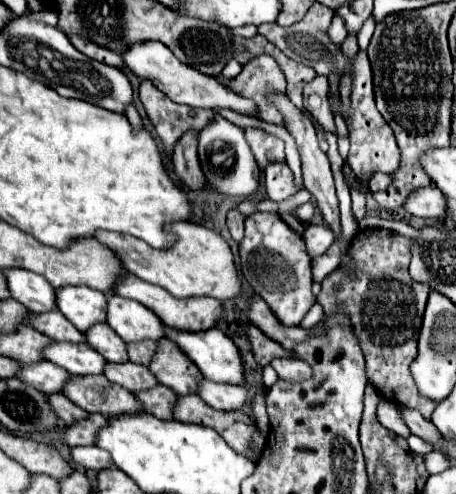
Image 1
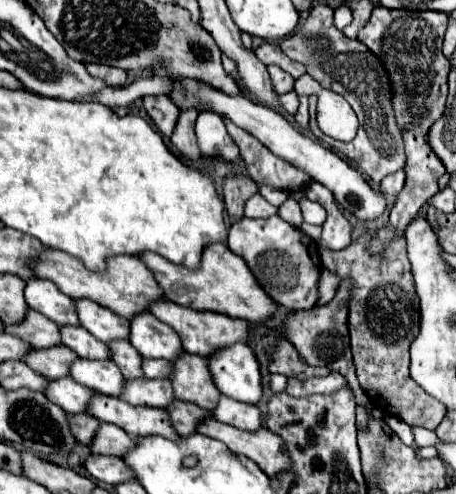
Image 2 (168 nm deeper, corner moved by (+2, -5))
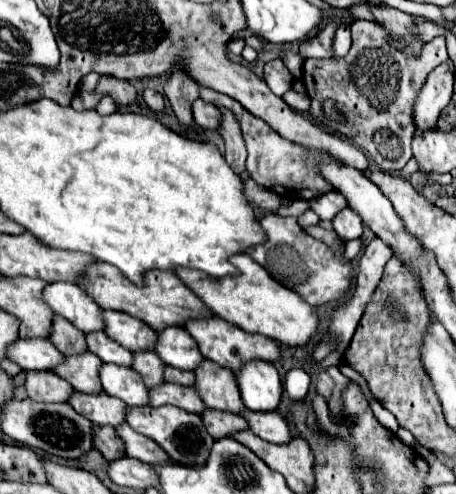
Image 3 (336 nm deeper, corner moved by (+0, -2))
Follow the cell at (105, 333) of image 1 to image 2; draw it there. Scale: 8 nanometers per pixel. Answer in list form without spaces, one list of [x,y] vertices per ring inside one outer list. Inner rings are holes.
[[[114,339],[108,345],[108,349],[110,349],[110,359],[120,367],[120,371],[126,379],[144,377],[142,369],[140,369],[142,355],[126,339]]]

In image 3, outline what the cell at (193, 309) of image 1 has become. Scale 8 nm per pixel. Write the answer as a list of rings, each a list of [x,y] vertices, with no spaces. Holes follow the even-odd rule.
[[[208,318],[208,320],[192,320],[190,324],[184,326],[190,336],[198,342],[200,346],[200,352],[204,358],[232,370],[232,372],[238,372],[246,362],[252,362],[252,360],[264,360],[264,362],[276,362],[280,360],[280,346],[270,340],[270,338],[264,338],[260,334],[248,334],[228,322],[224,322],[222,318]]]

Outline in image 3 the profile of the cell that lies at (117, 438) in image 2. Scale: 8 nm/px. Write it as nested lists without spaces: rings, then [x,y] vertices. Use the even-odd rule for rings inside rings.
[[[122,424],[116,428],[116,434],[124,440],[126,444],[126,454],[136,458],[136,460],[142,460],[146,464],[166,464],[170,458],[168,454],[150,438],[134,432],[128,424]]]

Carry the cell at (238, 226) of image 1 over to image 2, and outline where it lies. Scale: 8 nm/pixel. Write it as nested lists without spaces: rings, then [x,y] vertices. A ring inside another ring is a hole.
[[[242,175],[226,177],[226,181],[224,181],[224,203],[226,203],[228,215],[234,219],[242,219],[244,203],[254,193],[258,193],[258,189],[250,177],[242,177]]]

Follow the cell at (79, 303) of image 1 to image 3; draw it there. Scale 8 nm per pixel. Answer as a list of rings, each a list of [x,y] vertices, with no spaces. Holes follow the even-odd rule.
[[[106,310],[104,320],[106,320],[106,334],[124,348],[128,348],[130,352],[154,350],[158,332],[152,330],[142,320],[116,310]]]

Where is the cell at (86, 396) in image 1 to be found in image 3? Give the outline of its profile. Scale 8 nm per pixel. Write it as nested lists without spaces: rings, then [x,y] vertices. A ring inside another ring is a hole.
[[[142,406],[142,408],[128,408],[126,412],[126,422],[140,434],[152,438],[156,444],[160,444],[166,454],[176,462],[176,464],[184,464],[184,466],[202,466],[212,450],[214,438],[208,436],[204,422],[200,420],[198,414],[190,414],[182,408],[176,406],[160,406],[160,408],[150,408],[150,406]]]

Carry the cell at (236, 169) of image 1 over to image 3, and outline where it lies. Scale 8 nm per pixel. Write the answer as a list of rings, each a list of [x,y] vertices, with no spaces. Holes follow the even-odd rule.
[[[196,98],[192,102],[192,116],[194,116],[194,122],[202,128],[216,130],[220,126],[220,110],[214,104],[204,102],[202,98]]]

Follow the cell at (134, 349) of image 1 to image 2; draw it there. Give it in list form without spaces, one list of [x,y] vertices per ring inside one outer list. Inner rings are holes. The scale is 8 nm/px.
[[[144,359],[142,371],[144,371],[144,377],[148,379],[168,379],[172,365],[166,359]]]

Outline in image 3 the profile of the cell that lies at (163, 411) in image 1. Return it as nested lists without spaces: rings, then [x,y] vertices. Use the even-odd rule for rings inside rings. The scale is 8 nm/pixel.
[[[208,408],[202,414],[202,420],[204,420],[204,426],[208,428],[208,434],[214,440],[220,440],[224,436],[232,436],[236,432],[248,430],[248,422],[242,416],[232,414],[232,412],[222,412],[222,410],[210,410]]]

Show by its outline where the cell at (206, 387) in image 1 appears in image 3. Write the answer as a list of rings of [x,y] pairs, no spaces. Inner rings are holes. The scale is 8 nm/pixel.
[[[244,410],[242,416],[248,420],[250,430],[266,442],[286,444],[286,442],[292,440],[290,424],[288,424],[286,416],[282,416],[280,412],[250,412],[250,410]]]

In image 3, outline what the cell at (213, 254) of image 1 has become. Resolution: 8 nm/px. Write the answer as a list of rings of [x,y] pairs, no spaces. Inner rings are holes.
[[[248,254],[232,256],[230,262],[240,270],[238,276],[212,278],[200,270],[188,270],[188,268],[180,268],[176,270],[176,274],[222,320],[250,334],[262,334],[266,338],[278,340],[284,346],[300,346],[300,348],[306,346],[318,332],[320,318],[316,308],[308,306],[308,302],[302,300],[290,288],[284,288],[282,284],[272,280],[268,272],[260,264],[256,264]]]

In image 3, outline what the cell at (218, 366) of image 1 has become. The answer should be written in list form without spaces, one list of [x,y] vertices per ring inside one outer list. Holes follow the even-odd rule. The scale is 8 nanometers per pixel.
[[[252,360],[236,374],[244,406],[252,412],[272,412],[282,402],[282,380],[274,364]]]

